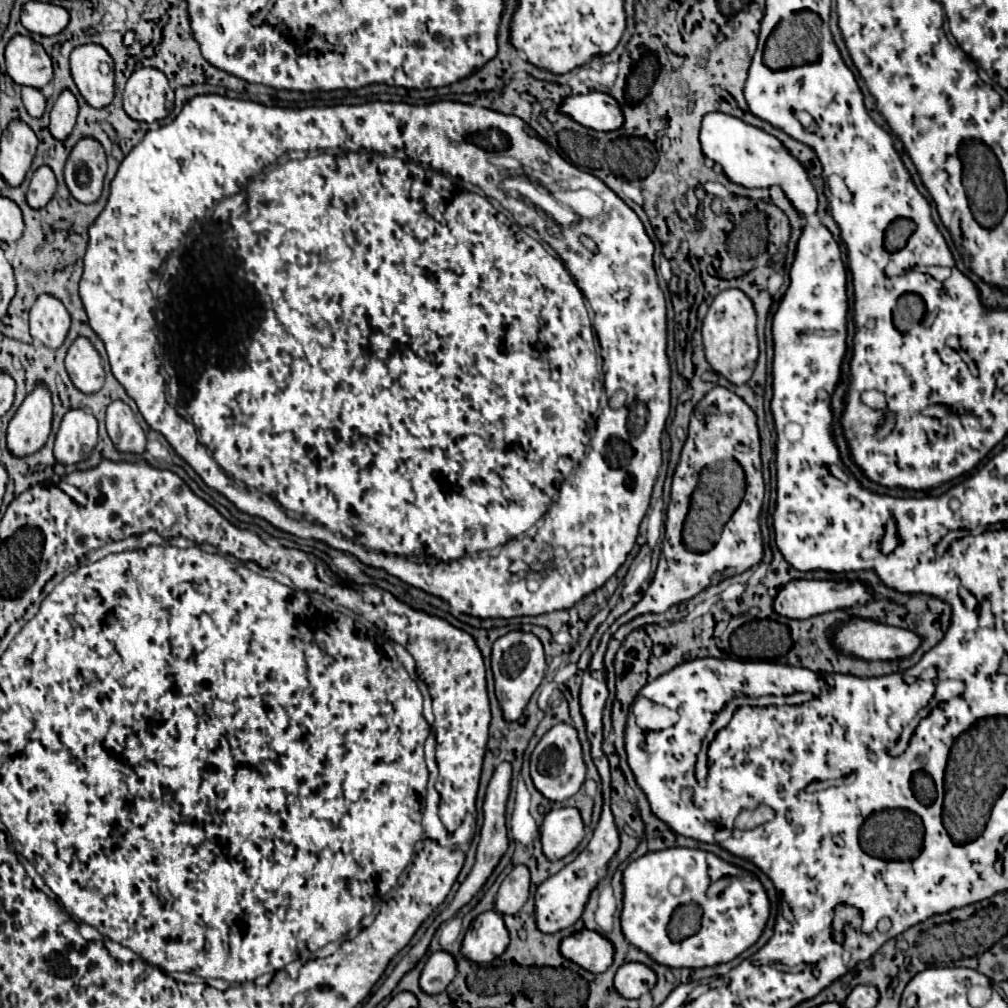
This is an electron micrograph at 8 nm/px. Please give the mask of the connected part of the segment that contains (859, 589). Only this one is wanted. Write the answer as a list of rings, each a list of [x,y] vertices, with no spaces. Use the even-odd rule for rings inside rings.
[[[793,580],[787,582],[773,598],[773,610],[779,616],[787,618],[811,618],[829,610],[849,608],[853,604],[865,604],[871,600],[871,592],[861,582],[847,582],[847,580]]]

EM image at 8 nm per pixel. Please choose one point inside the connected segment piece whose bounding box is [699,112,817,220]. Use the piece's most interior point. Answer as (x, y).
(749, 156)

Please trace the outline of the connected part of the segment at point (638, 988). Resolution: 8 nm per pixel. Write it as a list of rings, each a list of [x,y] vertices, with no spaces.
[[[629,962],[621,966],[615,974],[615,990],[623,998],[639,998],[655,986],[655,972],[643,964]]]

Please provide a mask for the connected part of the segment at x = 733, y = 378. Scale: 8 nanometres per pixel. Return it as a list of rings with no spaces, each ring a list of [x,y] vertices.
[[[725,290],[717,294],[703,320],[701,332],[703,332],[705,358],[711,364],[711,368],[735,386],[745,384],[751,378],[759,356],[757,334],[755,334],[755,310],[751,300],[741,290]]]

